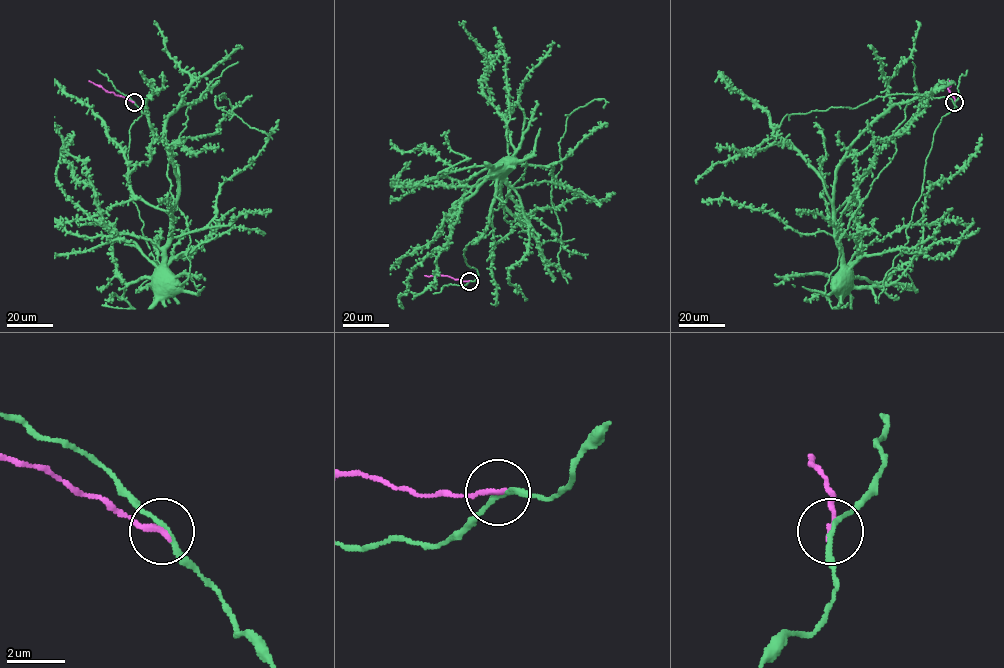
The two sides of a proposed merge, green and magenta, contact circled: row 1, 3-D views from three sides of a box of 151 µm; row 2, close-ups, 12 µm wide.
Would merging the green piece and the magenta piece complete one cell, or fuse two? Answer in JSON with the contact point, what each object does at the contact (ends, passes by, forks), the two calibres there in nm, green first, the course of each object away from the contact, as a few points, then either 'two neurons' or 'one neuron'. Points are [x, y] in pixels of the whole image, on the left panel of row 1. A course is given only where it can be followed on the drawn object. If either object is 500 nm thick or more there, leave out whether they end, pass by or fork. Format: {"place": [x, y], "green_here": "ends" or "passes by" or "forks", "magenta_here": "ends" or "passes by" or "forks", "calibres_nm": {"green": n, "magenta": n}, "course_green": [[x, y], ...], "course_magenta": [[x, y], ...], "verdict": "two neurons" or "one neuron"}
{"place": [134, 102], "green_here": "passes by", "magenta_here": "ends", "calibres_nm": {"green": 160, "magenta": 200}, "course_green": [[134, 102], [142, 113], [129, 130], [130, 199], [156, 263], [154, 284], [170, 282]], "course_magenta": [[133, 102], [107, 92], [89, 80]], "verdict": "two neurons"}

